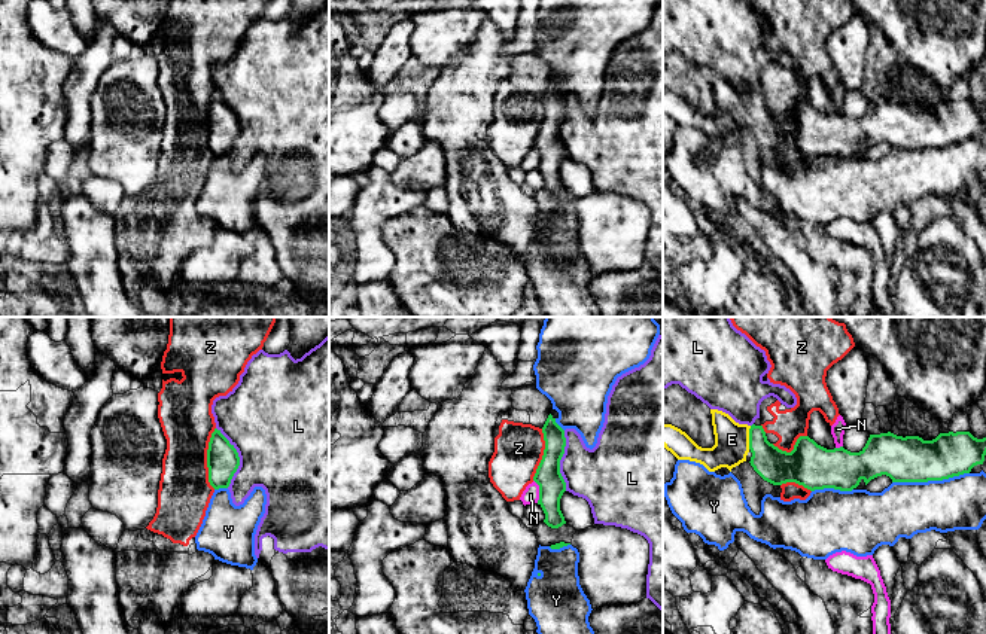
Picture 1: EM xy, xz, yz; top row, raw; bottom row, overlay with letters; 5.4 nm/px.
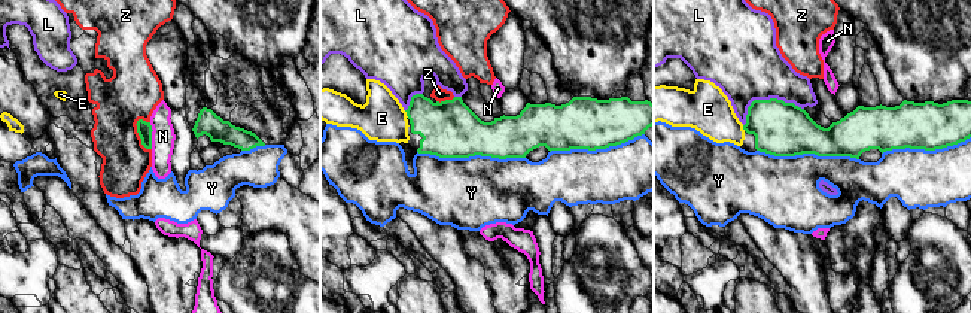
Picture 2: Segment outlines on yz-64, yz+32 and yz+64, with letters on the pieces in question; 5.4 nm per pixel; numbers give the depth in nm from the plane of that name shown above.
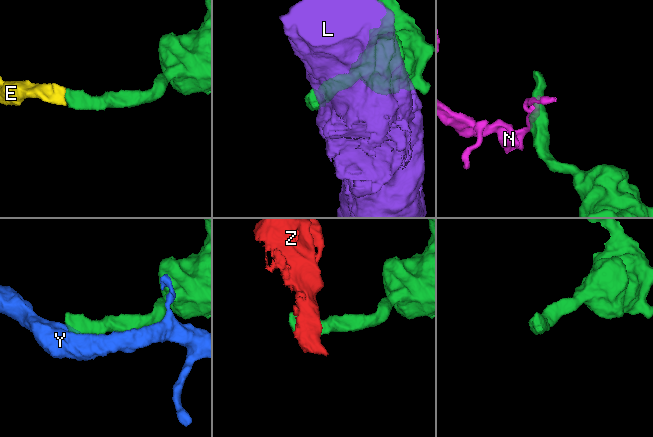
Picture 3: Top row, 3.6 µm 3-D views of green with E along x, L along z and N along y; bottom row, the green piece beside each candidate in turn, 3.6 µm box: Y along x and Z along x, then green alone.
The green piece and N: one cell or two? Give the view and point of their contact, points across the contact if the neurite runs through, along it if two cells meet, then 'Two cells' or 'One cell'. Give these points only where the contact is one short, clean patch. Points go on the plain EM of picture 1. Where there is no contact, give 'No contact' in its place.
Touches green at xz (539, 158). Boundary: xz (533, 146), (538, 152), (538, 168). Two cells

